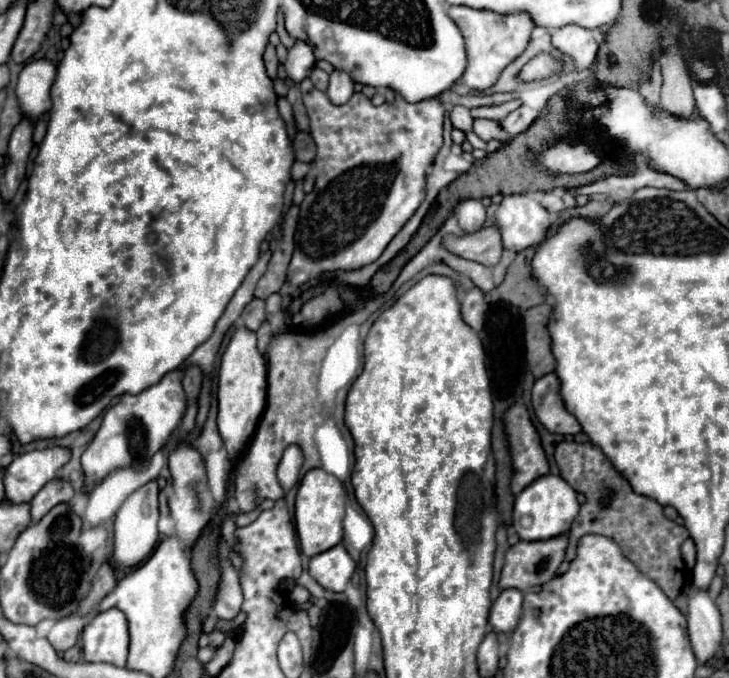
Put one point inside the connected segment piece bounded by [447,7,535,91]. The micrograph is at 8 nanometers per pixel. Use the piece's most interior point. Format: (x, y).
(492, 41)

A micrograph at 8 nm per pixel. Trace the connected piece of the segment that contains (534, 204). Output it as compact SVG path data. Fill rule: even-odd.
M521 193L503 199L495 213L495 225L501 229L505 249L523 251L543 241L551 221L537 193Z

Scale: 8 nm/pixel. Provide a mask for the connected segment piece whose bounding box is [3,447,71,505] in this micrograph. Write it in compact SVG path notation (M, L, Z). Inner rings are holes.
M51 447L43 451L23 453L13 459L5 469L5 501L29 503L35 493L49 481L53 481L59 469L69 461L69 451L63 447Z

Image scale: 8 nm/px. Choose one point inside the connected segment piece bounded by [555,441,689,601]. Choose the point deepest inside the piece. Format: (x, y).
(636, 523)

